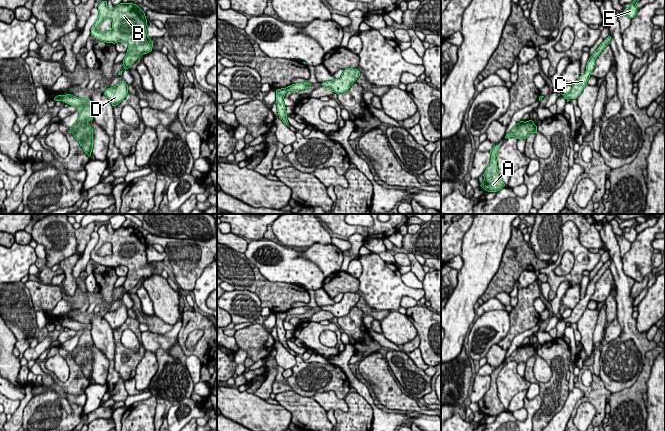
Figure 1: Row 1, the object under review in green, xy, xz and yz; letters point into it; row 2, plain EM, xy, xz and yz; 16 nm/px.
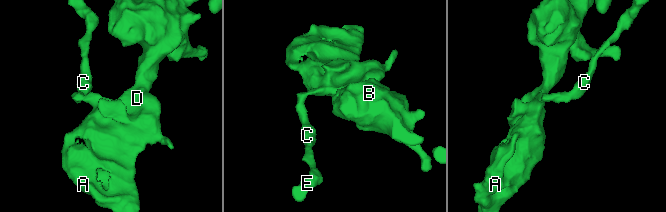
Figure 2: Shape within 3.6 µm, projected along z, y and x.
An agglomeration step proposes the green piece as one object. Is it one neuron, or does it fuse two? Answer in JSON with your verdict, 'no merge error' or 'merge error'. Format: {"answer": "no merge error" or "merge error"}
{"answer": "merge error"}

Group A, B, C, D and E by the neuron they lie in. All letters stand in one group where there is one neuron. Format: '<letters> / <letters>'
A B D / C E

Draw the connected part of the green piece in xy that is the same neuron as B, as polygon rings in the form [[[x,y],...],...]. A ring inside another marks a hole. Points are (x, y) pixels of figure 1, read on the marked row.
[[[102,1],[98,5],[99,16],[91,28],[91,36],[107,42],[126,42],[128,50],[123,59],[124,68],[118,75],[128,69],[142,54],[151,52],[154,44],[147,35],[147,19],[143,10],[133,3],[120,3],[113,10],[107,7],[107,2]],[[109,18],[112,21],[112,30],[99,32],[97,27]]]

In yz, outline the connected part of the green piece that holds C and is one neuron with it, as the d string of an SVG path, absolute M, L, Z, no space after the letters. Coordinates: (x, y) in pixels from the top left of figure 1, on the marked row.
M609 35L598 47L598 49L593 53L593 55L589 58L586 66L586 72L581 75L577 81L572 85L571 91L568 94L562 94L565 99L577 99L577 97L581 94L584 87L587 85L588 79L590 78L590 74L595 66L595 59L598 55L603 51L603 49L610 43L611 36Z

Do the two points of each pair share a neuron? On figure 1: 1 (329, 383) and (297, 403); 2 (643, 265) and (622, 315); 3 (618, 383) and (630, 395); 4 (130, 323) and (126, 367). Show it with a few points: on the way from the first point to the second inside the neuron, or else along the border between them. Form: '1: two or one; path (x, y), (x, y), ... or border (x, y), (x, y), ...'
1: two; border (291, 390), (311, 397)
2: two; border (622, 261), (622, 270), (635, 281)
3: two; border (640, 372), (637, 379), (629, 387), (611, 393)
4: one; path (118, 332), (118, 355)

